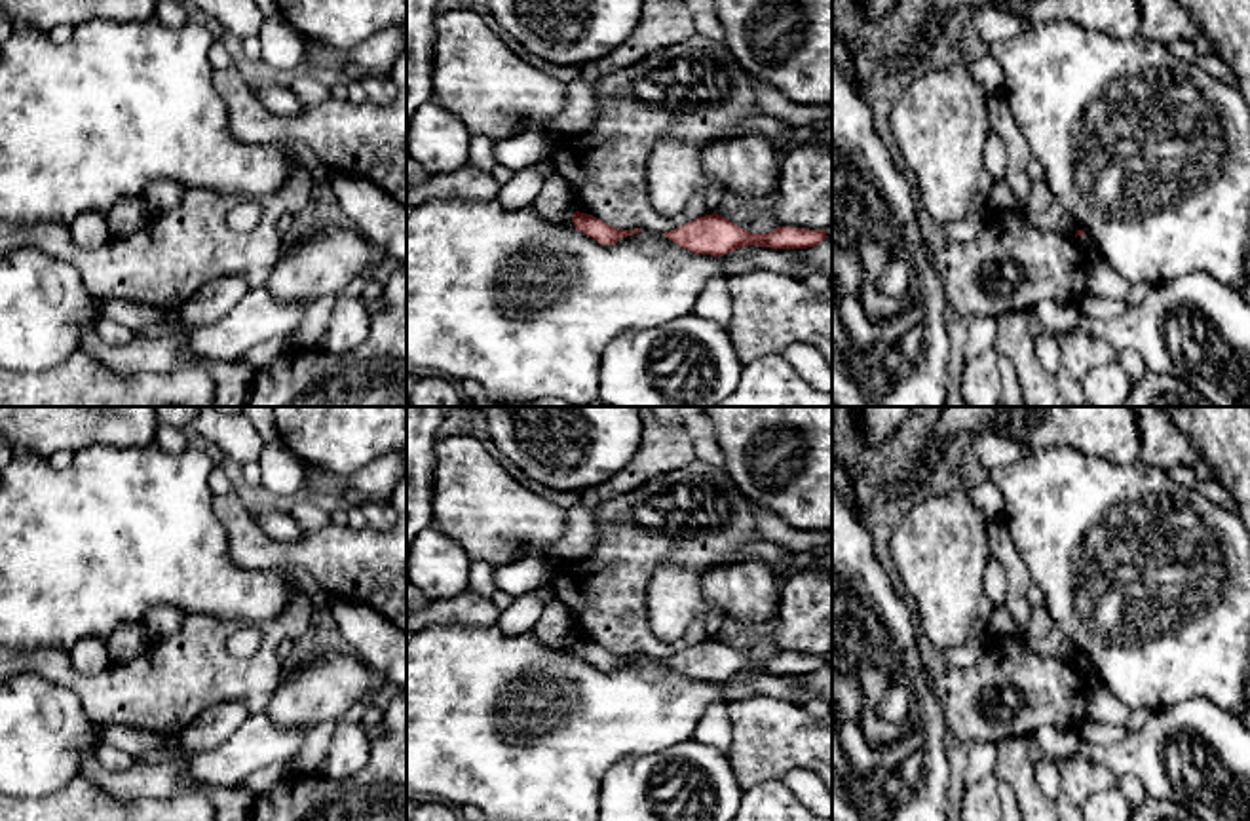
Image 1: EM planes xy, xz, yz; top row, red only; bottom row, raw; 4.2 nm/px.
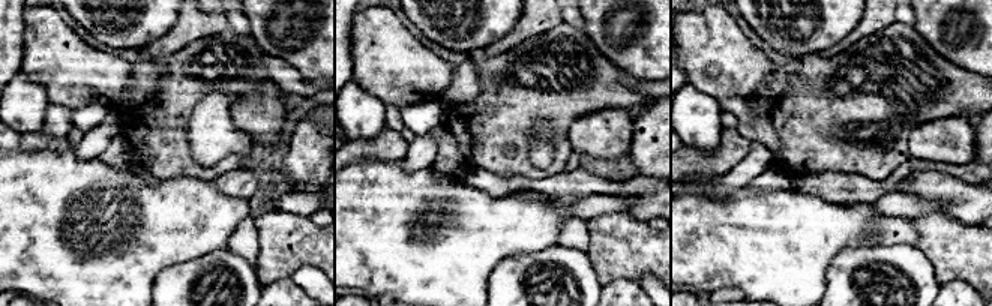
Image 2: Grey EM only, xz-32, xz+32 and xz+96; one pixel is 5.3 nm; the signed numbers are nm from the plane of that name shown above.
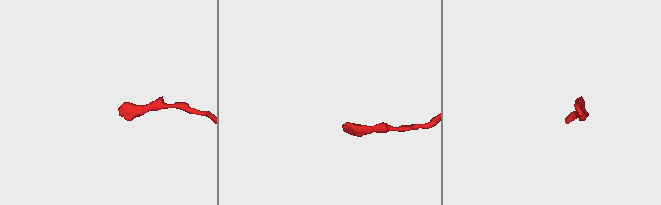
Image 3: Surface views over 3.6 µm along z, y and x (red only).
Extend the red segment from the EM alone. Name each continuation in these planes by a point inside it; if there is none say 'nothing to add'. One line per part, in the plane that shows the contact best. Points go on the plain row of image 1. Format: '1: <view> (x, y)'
nothing to add

